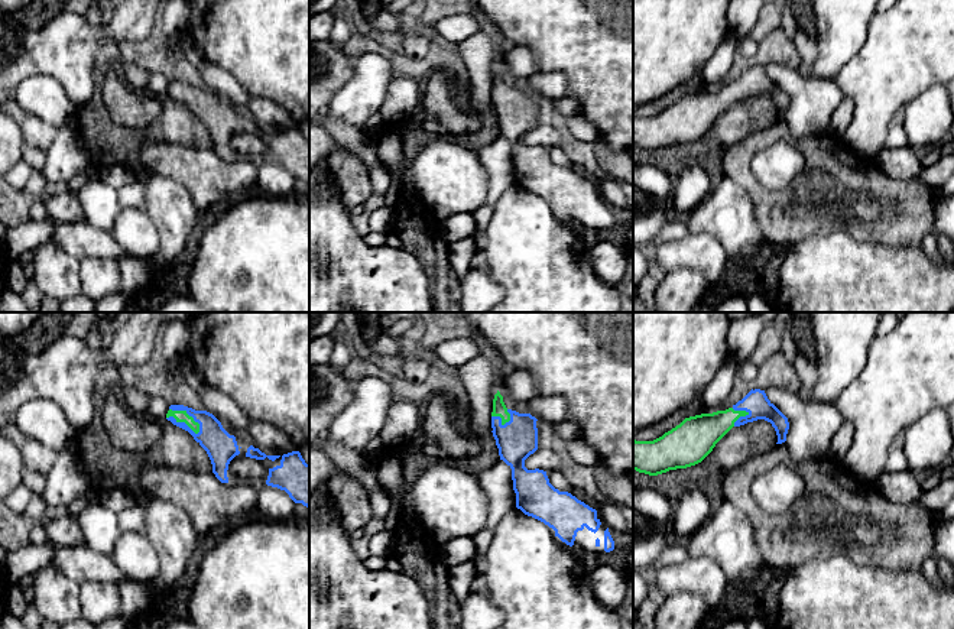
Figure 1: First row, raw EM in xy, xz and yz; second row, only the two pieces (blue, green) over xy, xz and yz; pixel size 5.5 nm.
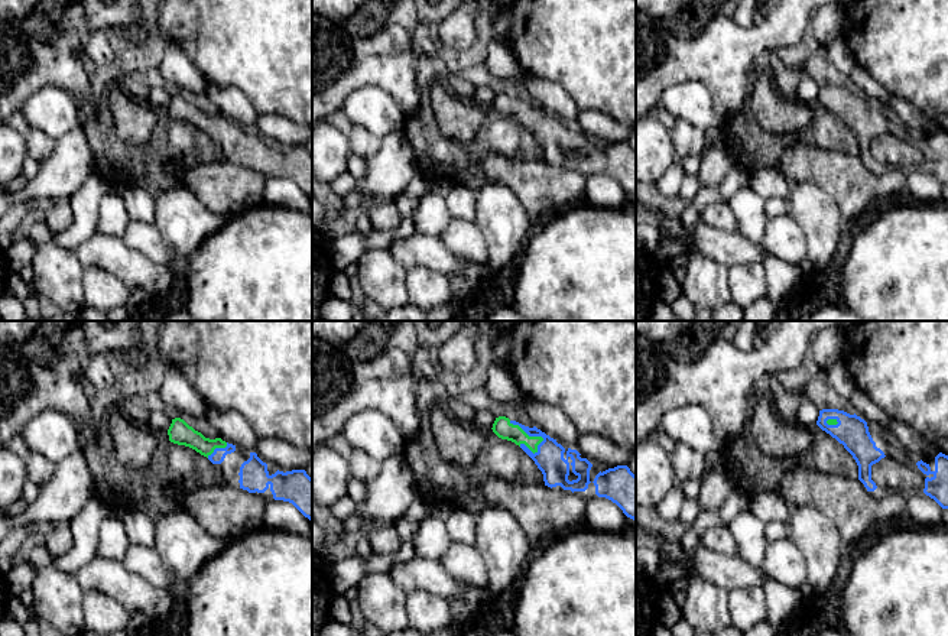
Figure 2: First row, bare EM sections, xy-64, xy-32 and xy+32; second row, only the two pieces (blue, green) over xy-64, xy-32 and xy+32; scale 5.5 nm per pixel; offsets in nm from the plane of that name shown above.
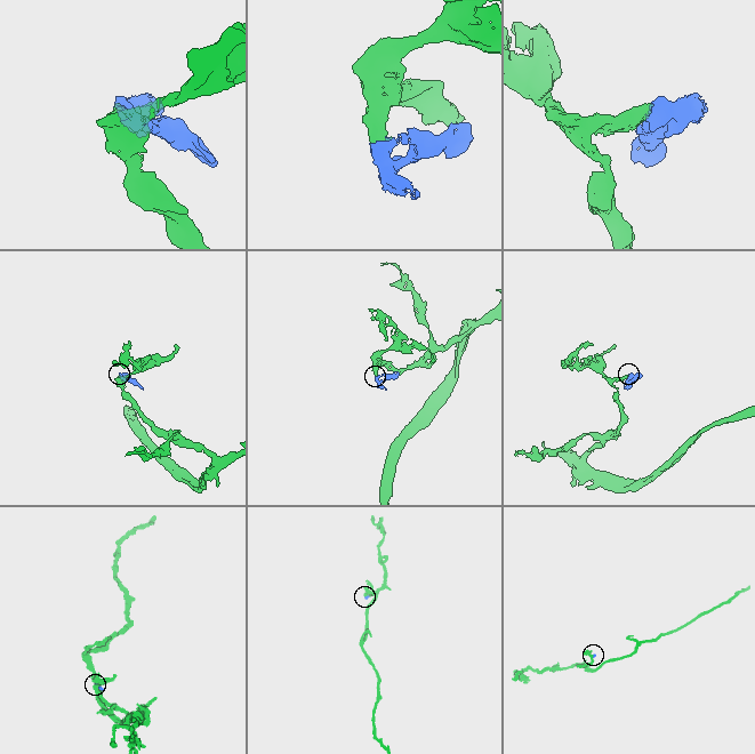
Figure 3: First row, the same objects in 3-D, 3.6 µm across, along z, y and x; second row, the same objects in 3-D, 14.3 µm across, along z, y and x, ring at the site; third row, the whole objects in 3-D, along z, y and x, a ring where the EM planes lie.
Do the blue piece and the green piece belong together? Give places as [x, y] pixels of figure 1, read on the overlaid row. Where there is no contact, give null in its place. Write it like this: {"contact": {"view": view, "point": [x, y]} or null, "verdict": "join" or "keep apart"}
{"contact": {"view": "xy", "point": [188, 414]}, "verdict": "join"}

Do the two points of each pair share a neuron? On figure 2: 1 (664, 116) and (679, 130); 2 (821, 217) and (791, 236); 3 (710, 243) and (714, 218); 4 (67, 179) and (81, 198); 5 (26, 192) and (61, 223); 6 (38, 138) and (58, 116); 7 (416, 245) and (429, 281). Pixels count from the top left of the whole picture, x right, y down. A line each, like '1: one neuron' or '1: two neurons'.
1: two neurons
2: two neurons
3: two neurons
4: two neurons
5: two neurons
6: two neurons
7: two neurons

